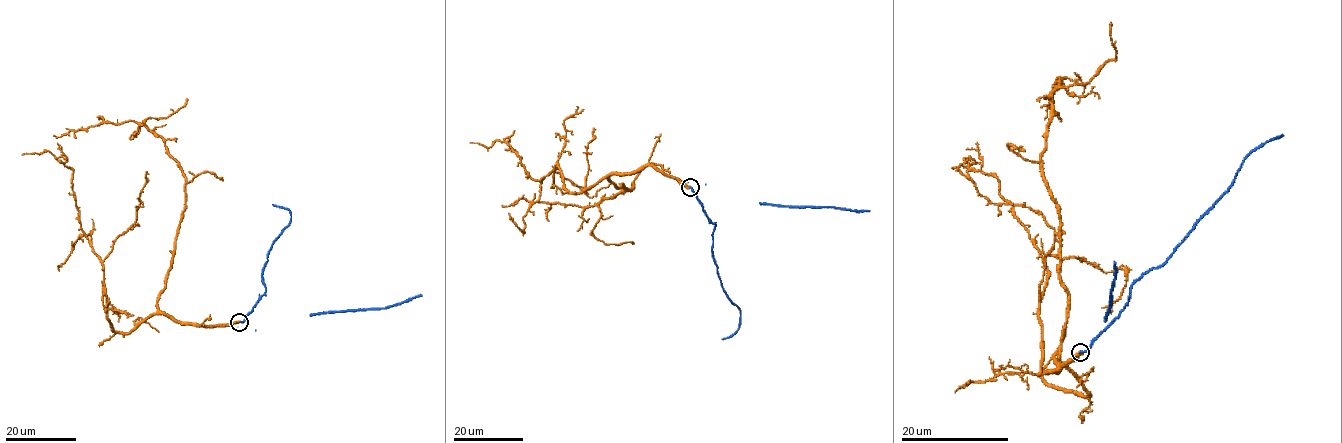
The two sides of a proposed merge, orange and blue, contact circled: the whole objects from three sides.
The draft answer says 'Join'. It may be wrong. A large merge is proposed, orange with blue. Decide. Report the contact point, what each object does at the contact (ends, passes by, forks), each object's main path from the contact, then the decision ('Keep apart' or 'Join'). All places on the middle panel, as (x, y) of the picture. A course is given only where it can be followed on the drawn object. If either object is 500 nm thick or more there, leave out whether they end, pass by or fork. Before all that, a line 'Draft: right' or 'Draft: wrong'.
Draft: wrong
Place: (690, 187). At the ring orange ends. At the ring blue ends. Course of orange: (689, 187), (643, 165), (609, 176), (615, 186), (633, 187), (591, 206), (520, 198), (502, 205). Course of blue: (689, 187), (705, 214), (715, 224), (712, 255), (717, 273), (723, 291), (740, 313), (738, 328), (722, 339). Keep apart

